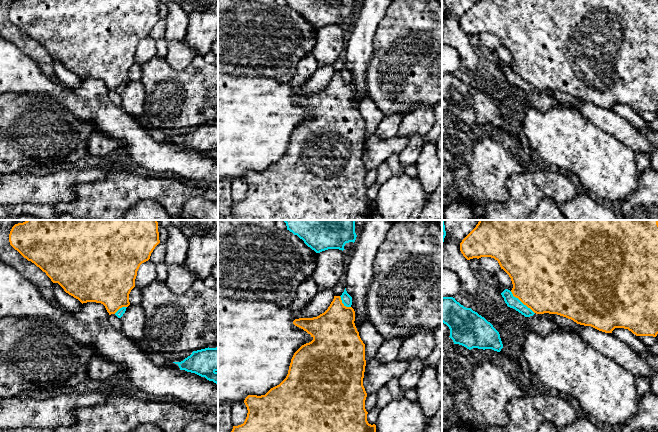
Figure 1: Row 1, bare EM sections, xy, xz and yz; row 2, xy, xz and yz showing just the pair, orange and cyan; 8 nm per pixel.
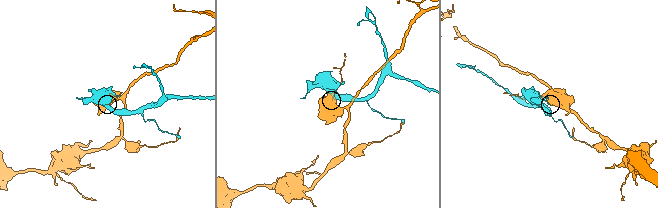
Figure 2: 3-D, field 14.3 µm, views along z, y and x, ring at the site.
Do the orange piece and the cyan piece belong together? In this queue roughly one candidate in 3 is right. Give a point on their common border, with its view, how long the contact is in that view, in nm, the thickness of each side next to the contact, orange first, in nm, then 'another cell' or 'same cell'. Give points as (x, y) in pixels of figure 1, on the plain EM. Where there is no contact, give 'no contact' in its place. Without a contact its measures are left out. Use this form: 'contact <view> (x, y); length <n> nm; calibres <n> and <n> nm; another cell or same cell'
contact yz (522, 78); length 260 nm; calibres 500 and 90 nm; another cell

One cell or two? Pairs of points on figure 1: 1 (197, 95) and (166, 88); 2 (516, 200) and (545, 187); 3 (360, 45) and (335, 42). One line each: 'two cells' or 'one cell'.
1: one cell
2: one cell
3: two cells

